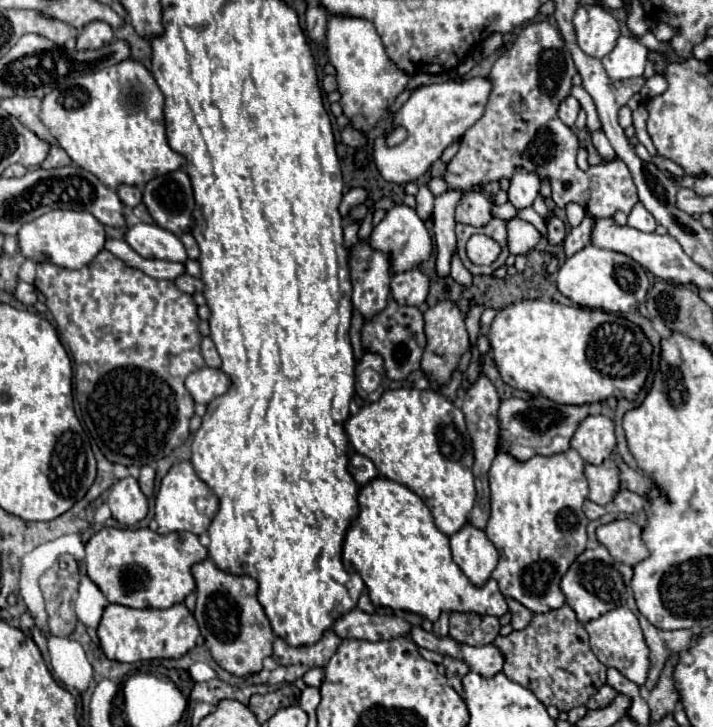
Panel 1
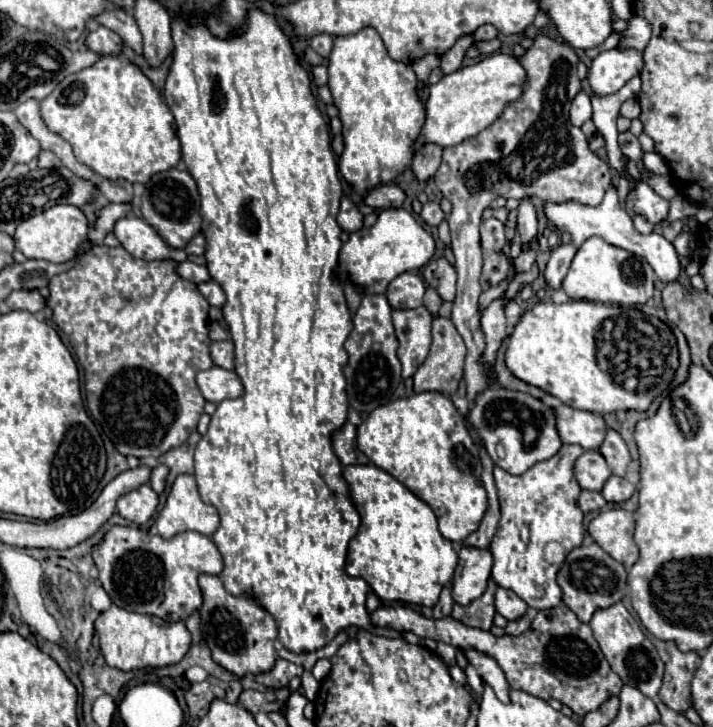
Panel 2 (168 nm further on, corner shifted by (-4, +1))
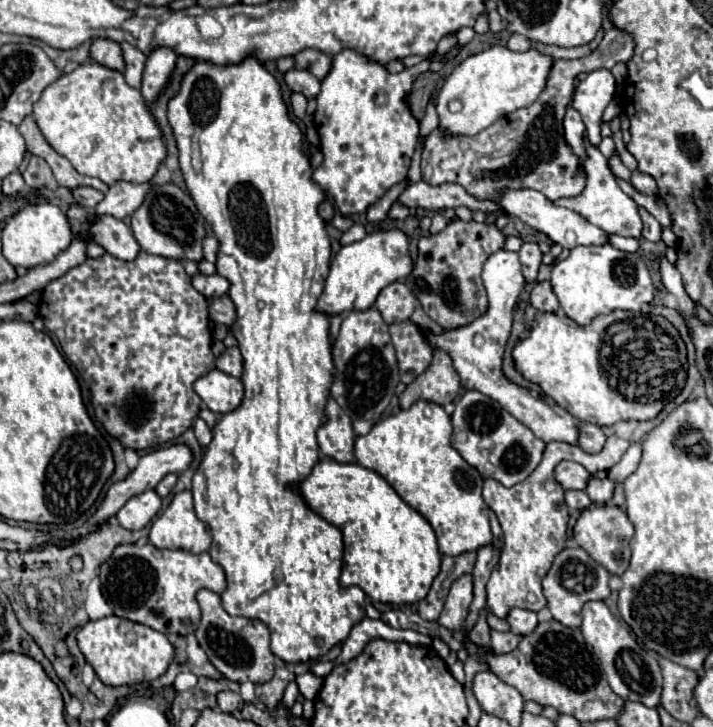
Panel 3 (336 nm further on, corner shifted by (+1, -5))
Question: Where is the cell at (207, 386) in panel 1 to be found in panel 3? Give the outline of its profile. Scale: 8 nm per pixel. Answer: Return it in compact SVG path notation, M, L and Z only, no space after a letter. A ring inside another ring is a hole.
M212 369L210 373L202 375L194 383L194 391L214 413L228 413L236 409L244 399L242 381L218 369Z

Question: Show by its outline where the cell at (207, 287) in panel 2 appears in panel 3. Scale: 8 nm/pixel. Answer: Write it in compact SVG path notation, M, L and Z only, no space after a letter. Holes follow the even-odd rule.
M228 295L210 299L208 311L210 311L210 319L214 319L218 323L224 323L224 325L232 325L234 323L236 313L234 313L234 305L232 305L232 301L230 301Z

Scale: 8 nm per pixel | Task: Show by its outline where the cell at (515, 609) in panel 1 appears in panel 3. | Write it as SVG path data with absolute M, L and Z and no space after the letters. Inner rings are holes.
M492 631L492 649L494 653L510 653L520 641L520 635L508 631L508 633L498 633Z

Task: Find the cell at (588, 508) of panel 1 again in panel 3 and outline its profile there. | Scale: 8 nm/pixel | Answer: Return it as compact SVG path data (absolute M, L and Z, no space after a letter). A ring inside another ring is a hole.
M566 491L566 503L570 509L578 509L578 511L584 511L592 505L586 491Z

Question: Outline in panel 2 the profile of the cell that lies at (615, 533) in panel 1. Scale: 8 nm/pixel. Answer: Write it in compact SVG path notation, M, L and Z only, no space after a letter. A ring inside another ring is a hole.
M619 507L601 511L595 519L591 519L587 527L591 539L615 561L623 563L625 569L631 569L639 559L639 549L633 541L633 529L633 513Z

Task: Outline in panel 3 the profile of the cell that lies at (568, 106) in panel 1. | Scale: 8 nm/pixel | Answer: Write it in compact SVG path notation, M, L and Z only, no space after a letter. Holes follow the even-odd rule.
M568 107L566 117L564 117L564 137L568 141L568 145L572 147L572 151L584 161L586 159L586 151L584 151L584 141L582 141L582 133L584 133L584 123L582 117L578 115L578 111L574 111L574 107Z

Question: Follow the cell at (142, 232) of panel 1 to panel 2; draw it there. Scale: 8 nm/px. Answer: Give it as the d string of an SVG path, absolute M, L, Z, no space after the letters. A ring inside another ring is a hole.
M123 217L115 223L113 229L117 241L135 257L135 259L175 259L177 263L187 261L183 249L171 249L155 229L137 217Z

